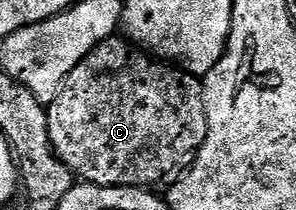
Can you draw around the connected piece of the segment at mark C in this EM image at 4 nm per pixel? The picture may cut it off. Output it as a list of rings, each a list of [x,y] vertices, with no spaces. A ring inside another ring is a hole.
[[[108,36],[96,48],[72,68],[72,72],[62,81],[62,87],[58,89],[58,95],[54,102],[49,103],[46,120],[48,122],[48,136],[54,151],[58,153],[58,159],[74,173],[83,183],[91,186],[137,186],[139,188],[158,188],[154,186],[169,187],[178,181],[189,170],[190,165],[196,160],[198,149],[204,144],[206,135],[206,105],[202,95],[203,79],[197,74],[189,74],[186,70],[180,70],[177,66],[161,61],[145,50],[131,44],[125,37]]]

